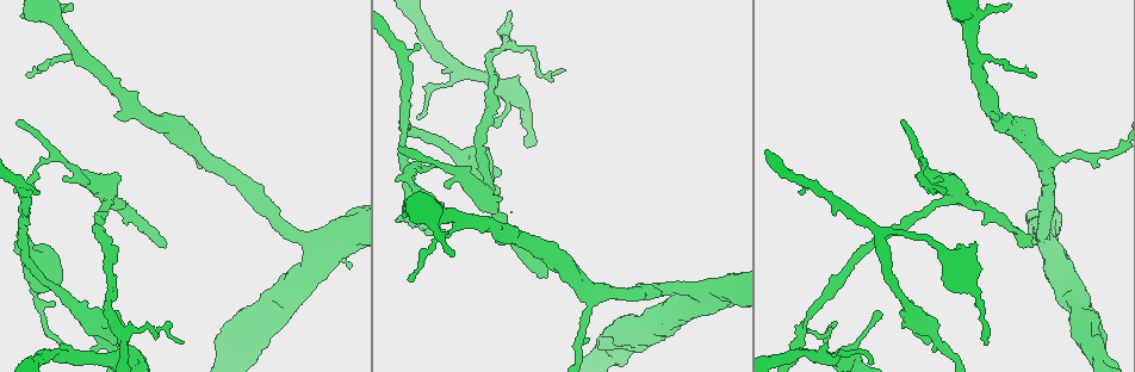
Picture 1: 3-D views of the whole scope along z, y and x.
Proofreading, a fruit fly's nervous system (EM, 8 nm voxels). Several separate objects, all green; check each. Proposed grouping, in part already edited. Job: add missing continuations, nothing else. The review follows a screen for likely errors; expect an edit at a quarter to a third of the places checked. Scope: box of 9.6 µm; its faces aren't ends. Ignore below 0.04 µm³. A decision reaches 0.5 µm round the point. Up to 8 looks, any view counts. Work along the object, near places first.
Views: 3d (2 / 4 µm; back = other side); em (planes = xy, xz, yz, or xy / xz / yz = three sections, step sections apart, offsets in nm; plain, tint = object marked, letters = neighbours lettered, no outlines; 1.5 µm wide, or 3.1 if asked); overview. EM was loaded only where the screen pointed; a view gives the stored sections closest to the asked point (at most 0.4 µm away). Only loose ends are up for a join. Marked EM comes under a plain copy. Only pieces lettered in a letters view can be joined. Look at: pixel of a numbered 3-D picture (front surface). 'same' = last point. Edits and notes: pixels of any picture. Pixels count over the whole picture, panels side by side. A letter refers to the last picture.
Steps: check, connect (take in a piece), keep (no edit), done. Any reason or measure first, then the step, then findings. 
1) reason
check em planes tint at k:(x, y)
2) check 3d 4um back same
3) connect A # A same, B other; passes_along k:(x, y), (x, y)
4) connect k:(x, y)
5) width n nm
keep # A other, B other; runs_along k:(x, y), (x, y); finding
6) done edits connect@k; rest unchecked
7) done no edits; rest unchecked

branch stops here
check 3d 2um back at 1:(445, 229)

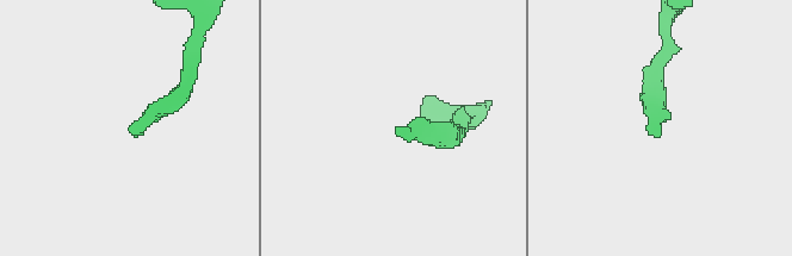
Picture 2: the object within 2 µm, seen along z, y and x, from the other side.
shape alone is not enough
check em yz step 8 tint at 2:(135, 136)

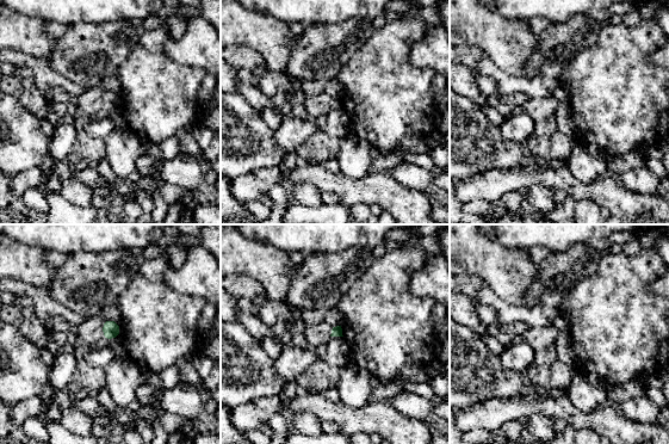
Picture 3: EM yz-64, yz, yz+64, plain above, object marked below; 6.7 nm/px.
see the neighbours
check em yz step 8 letters same

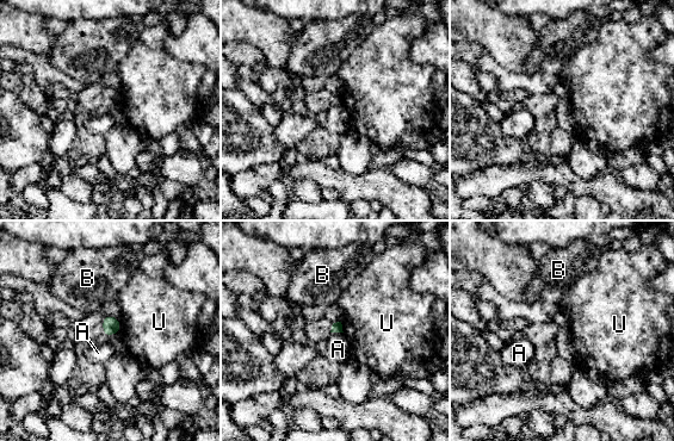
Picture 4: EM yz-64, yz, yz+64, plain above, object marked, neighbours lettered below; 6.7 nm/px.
width 70 nm
keep # A other, B other, U other; border 4:(331, 331), (342, 333); none of them fits

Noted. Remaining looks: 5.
check em yz step 4 letters at 1:(17, 122)

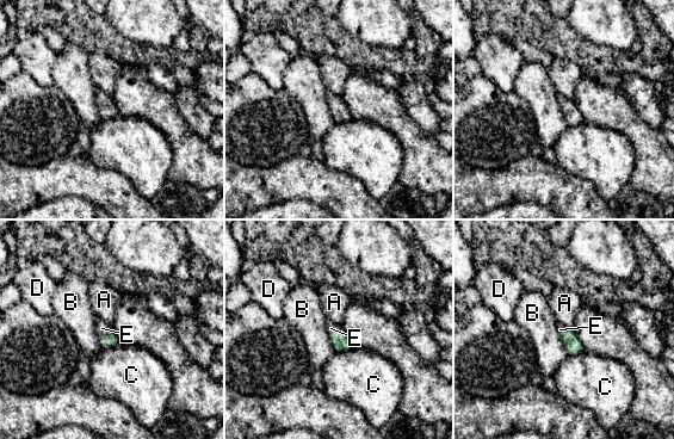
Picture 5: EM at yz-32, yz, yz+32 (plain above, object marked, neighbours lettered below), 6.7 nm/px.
connect E # A other, B other, C other, D other, E same; it goes on there

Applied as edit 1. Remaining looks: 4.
redraw
check overview

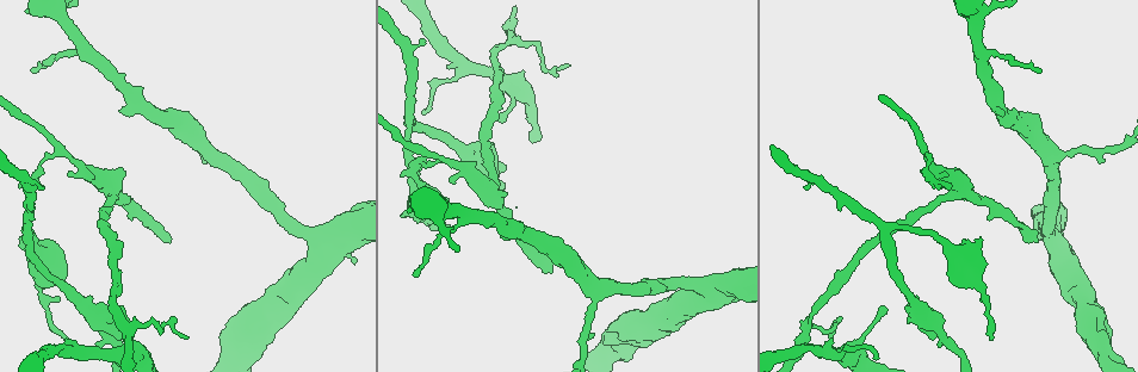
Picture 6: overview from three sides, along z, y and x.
stops while still wide
check 3d 2um at 6:(947, 174)

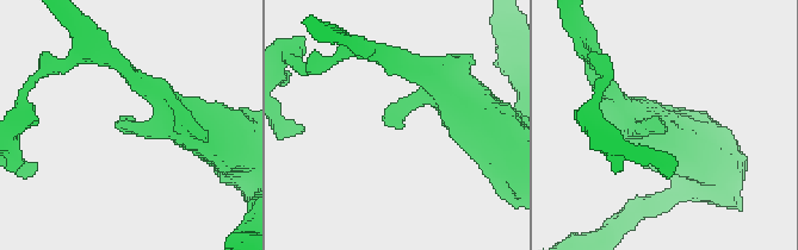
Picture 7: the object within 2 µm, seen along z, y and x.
check em planes tint at 7:(120, 119)

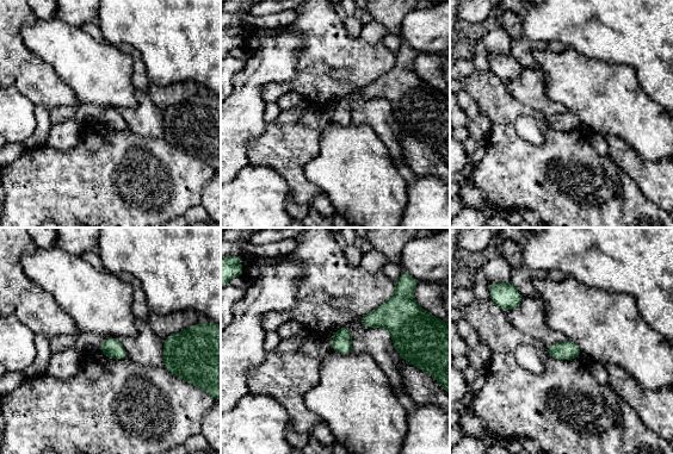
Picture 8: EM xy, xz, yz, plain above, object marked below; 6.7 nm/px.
check em planes letters same

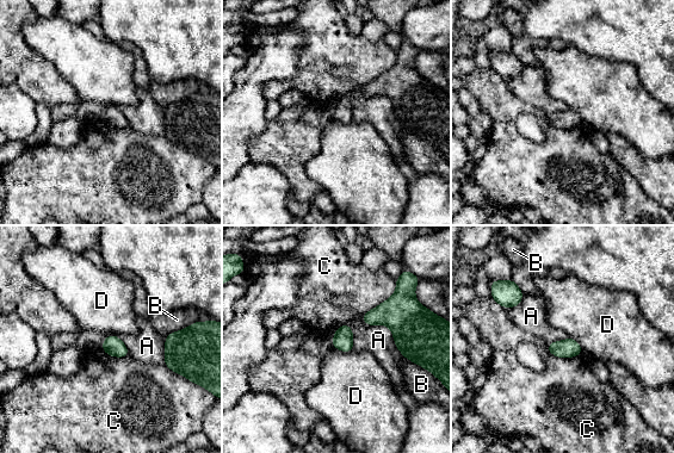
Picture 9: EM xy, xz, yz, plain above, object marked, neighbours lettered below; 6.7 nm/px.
longest_contact A 380 nm
keep # A other, B other, C other, D other; border 9:(332, 347), (345, 352), (352, 351); none of them fits

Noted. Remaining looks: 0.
done edits connect@5; rest unchecked

